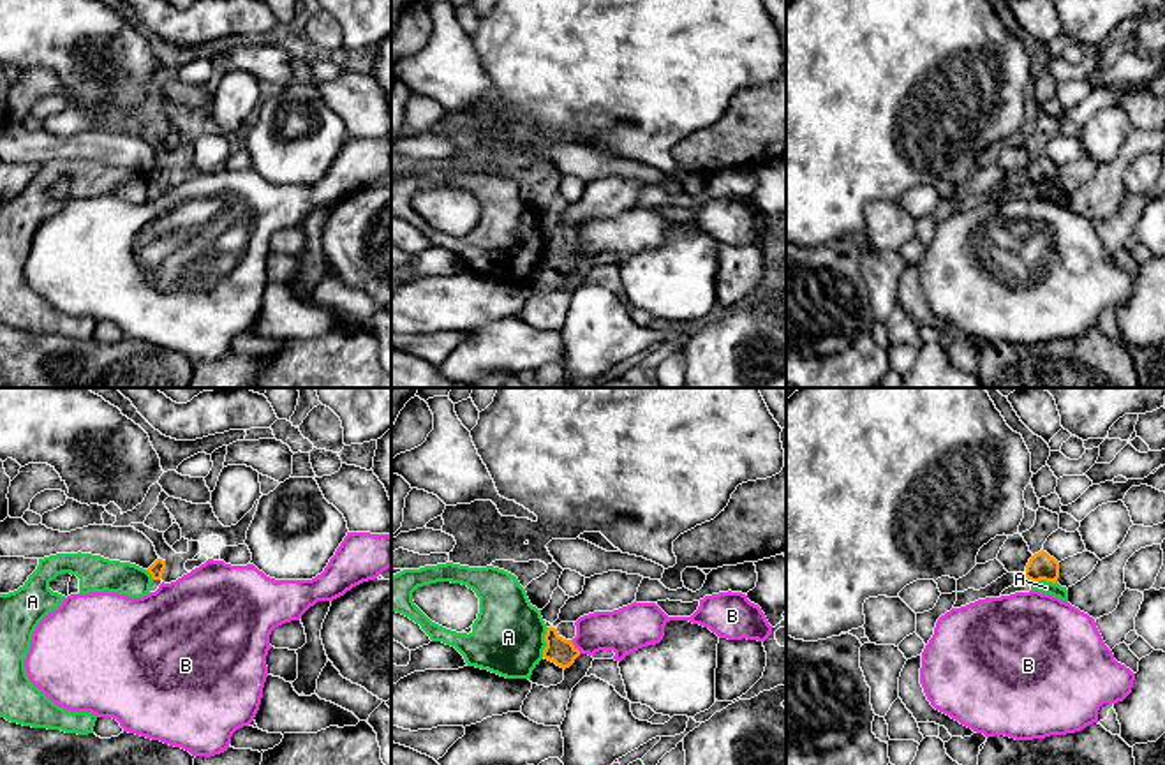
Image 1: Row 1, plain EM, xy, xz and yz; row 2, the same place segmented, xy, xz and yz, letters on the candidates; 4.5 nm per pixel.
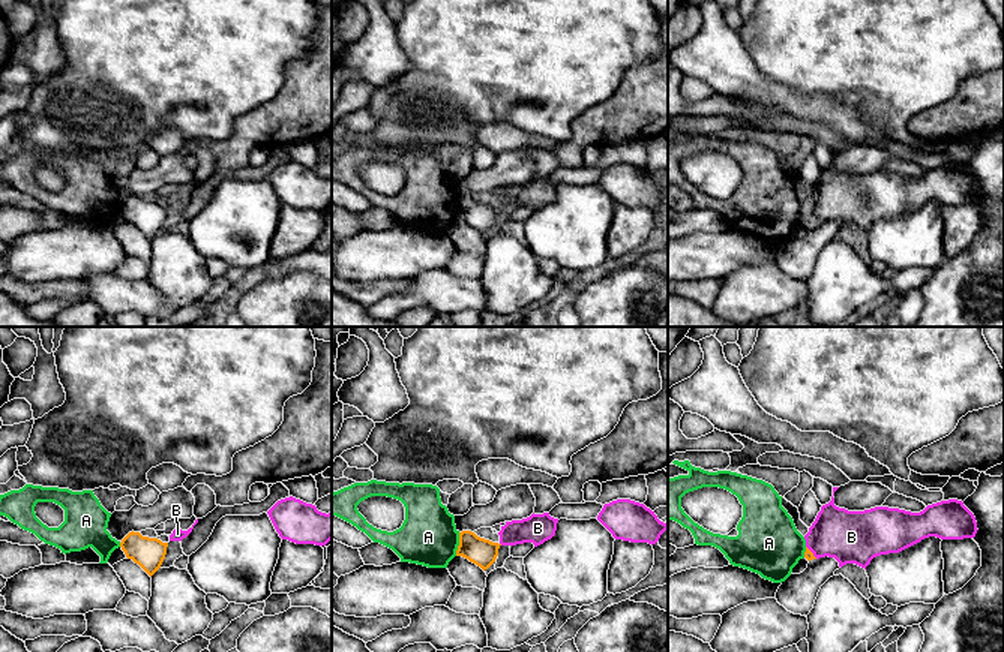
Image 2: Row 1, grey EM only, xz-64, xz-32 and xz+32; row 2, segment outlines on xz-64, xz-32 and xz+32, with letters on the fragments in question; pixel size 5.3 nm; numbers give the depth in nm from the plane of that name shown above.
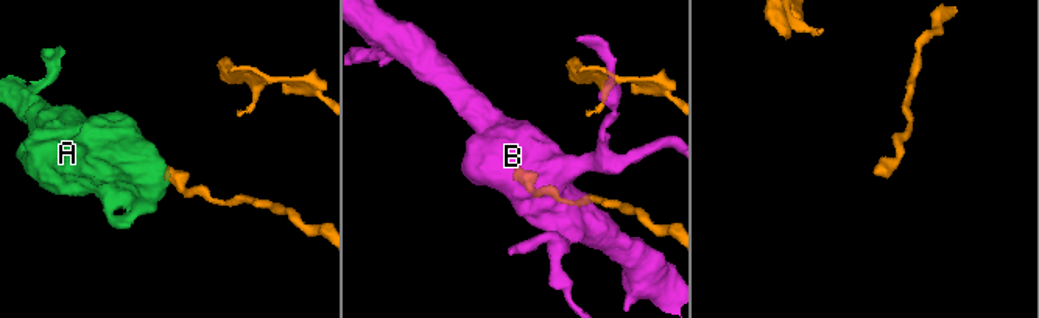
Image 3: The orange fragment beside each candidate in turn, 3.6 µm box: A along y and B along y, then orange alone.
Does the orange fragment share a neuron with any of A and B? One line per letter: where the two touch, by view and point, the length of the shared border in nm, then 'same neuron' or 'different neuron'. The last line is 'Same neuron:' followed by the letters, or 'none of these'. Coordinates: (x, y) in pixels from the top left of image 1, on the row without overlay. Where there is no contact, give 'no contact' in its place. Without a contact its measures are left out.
A: xz (545, 245) | 140 nm | different neuron
B: xz (573, 252) | 80 nm | different neuron
Same neuron: none of these

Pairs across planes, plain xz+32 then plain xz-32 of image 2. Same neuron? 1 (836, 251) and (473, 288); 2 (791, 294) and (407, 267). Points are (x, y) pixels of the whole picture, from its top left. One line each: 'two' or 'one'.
1: two
2: two

